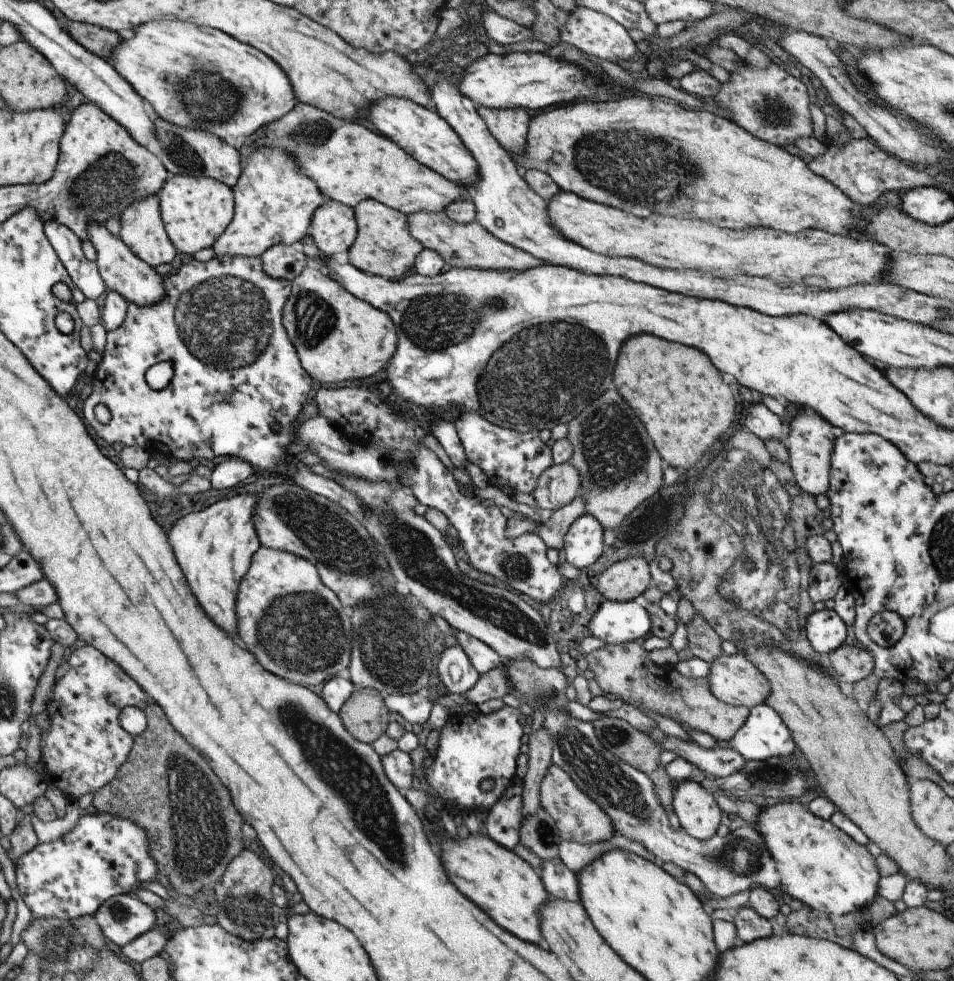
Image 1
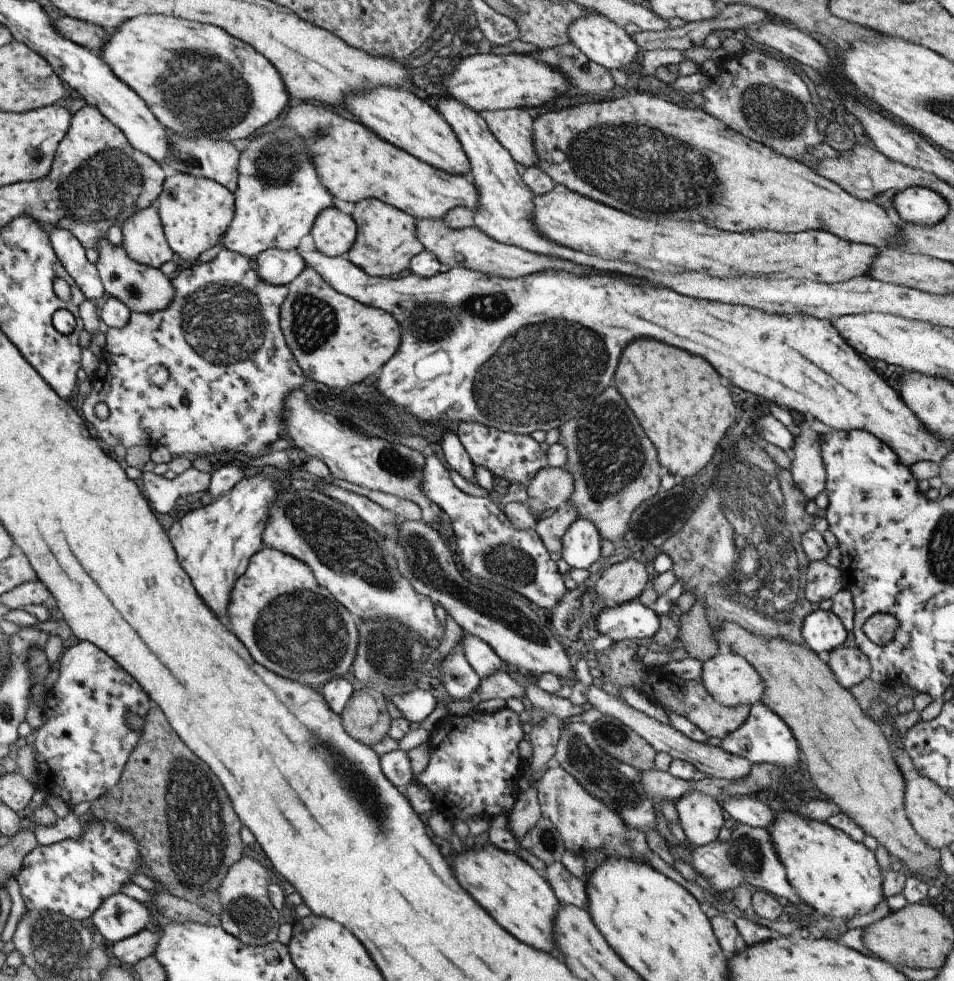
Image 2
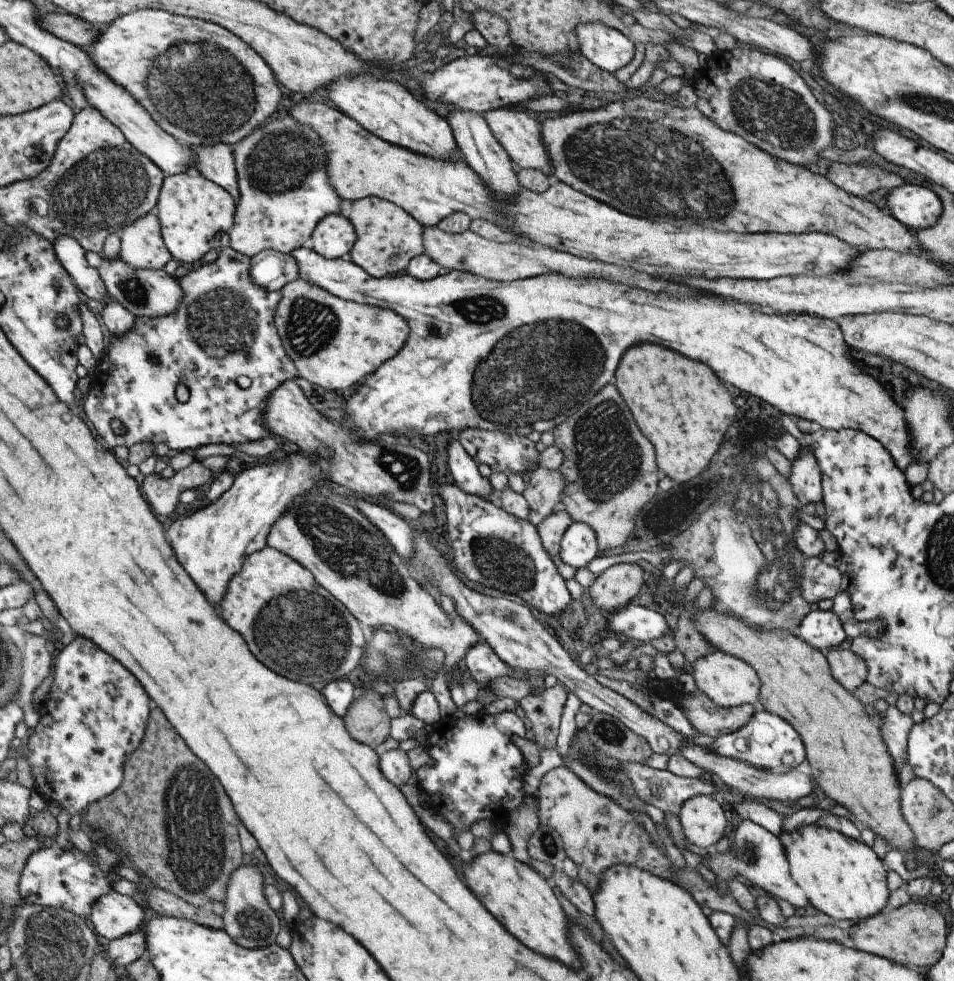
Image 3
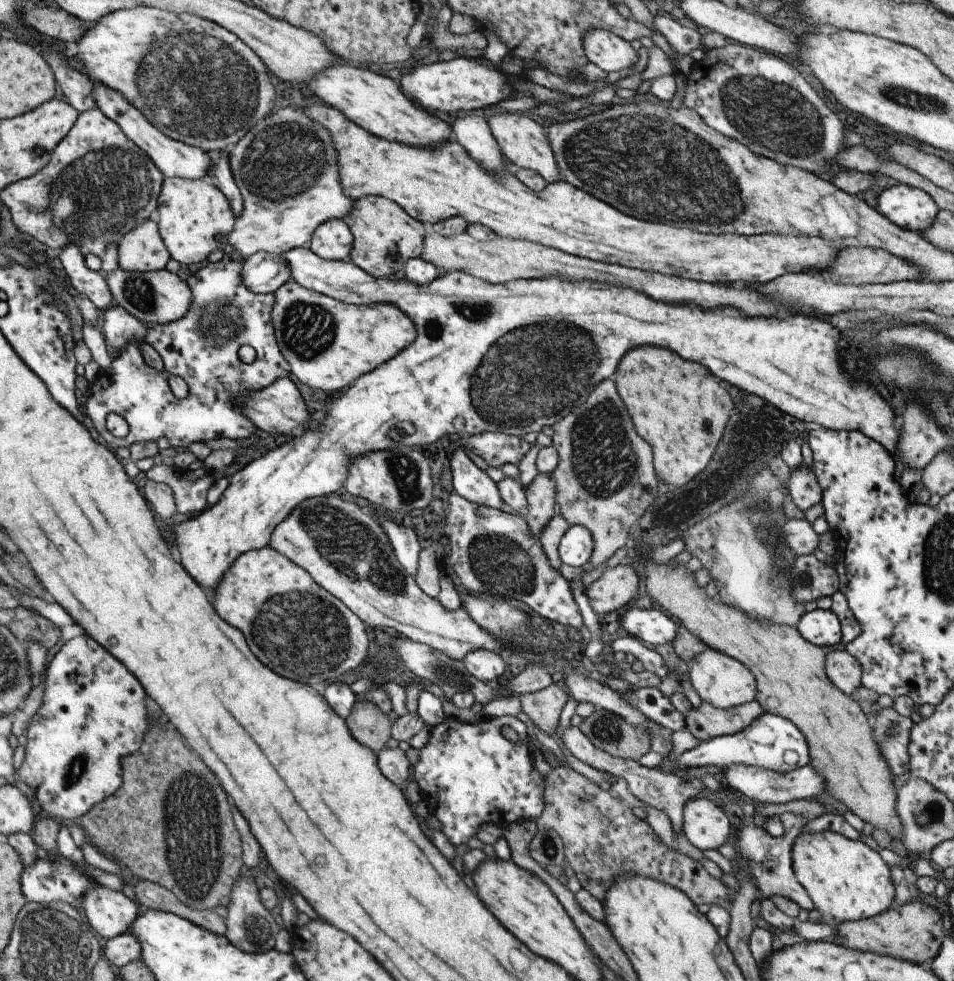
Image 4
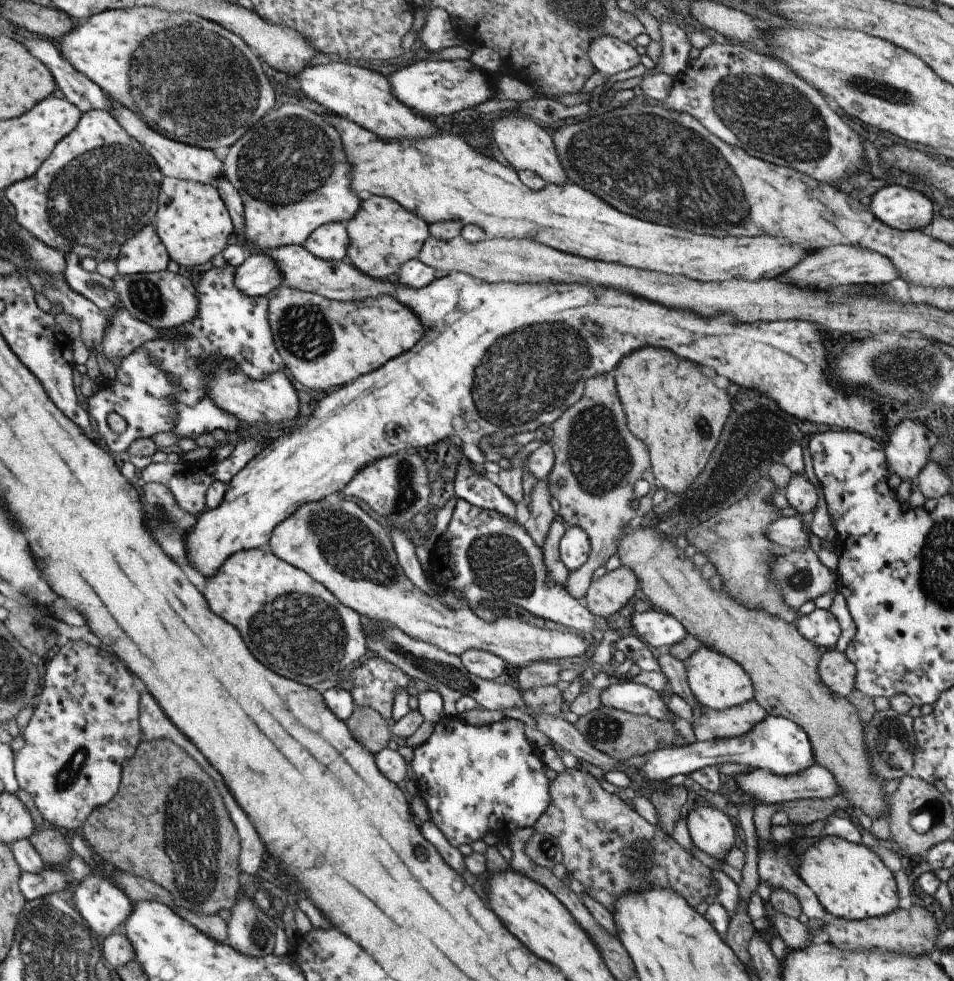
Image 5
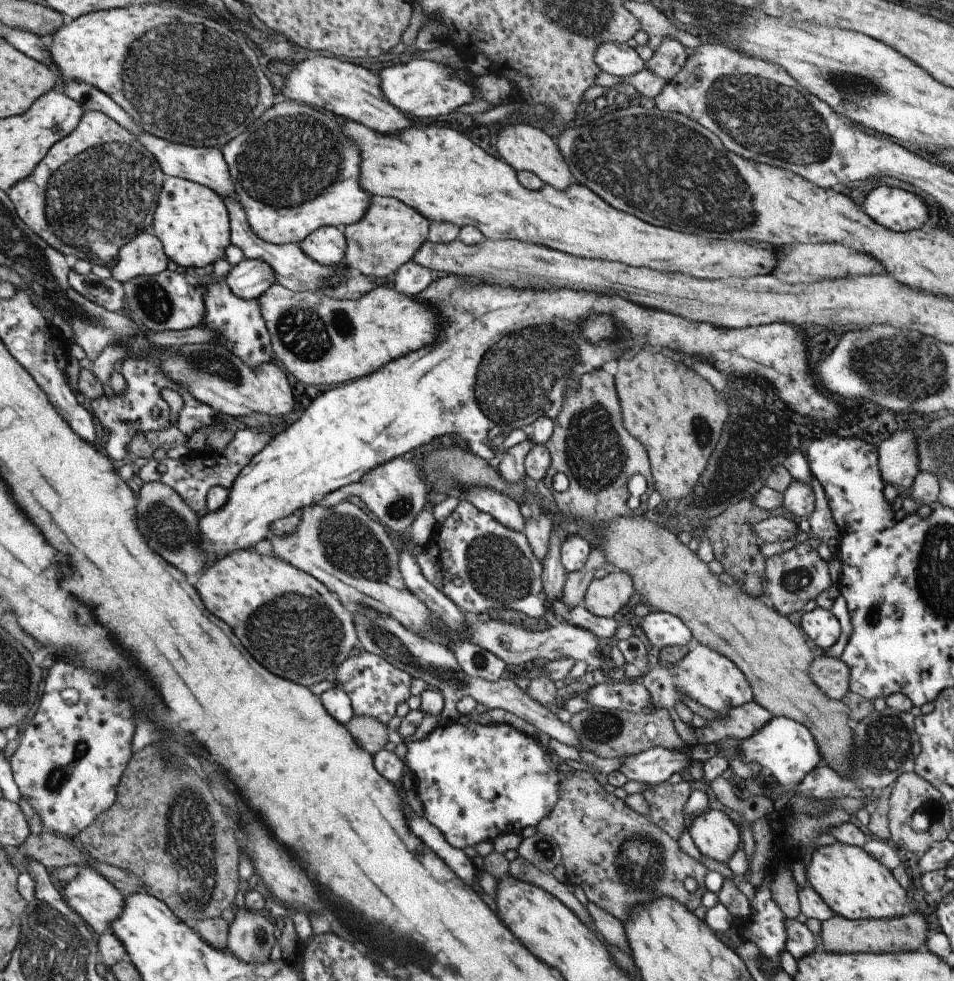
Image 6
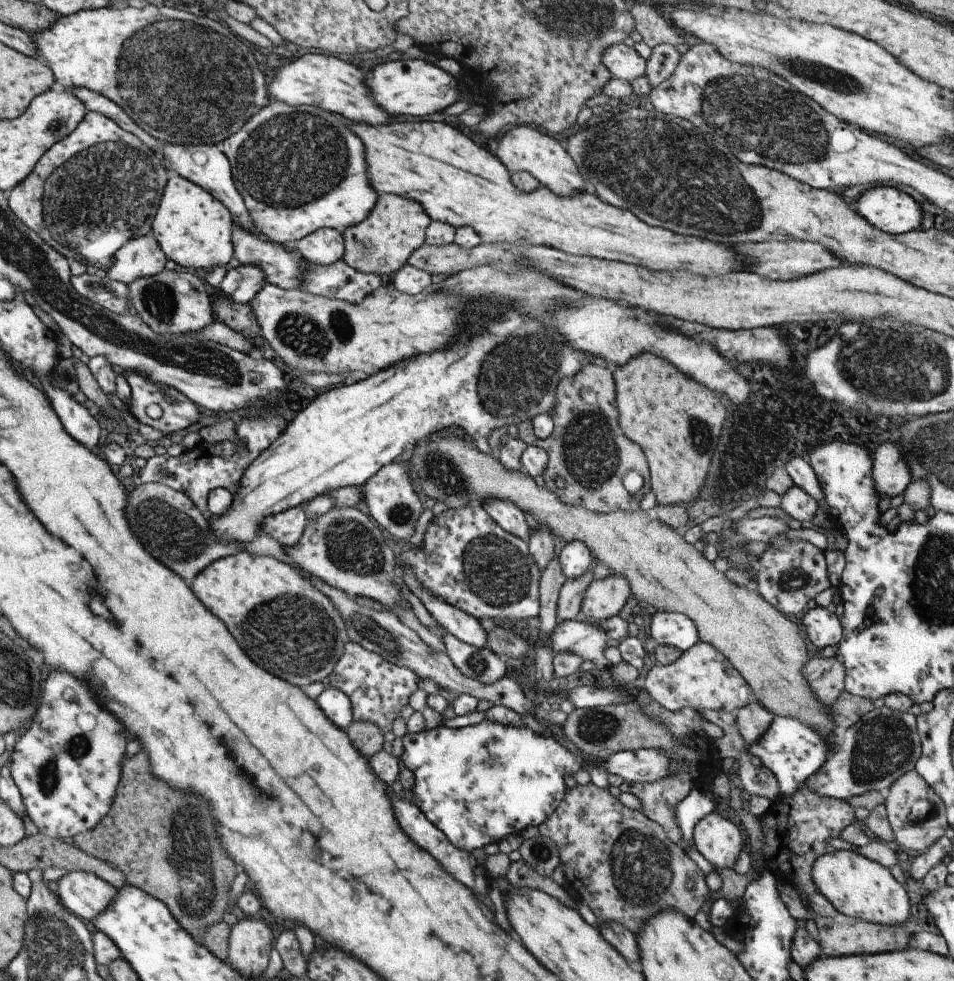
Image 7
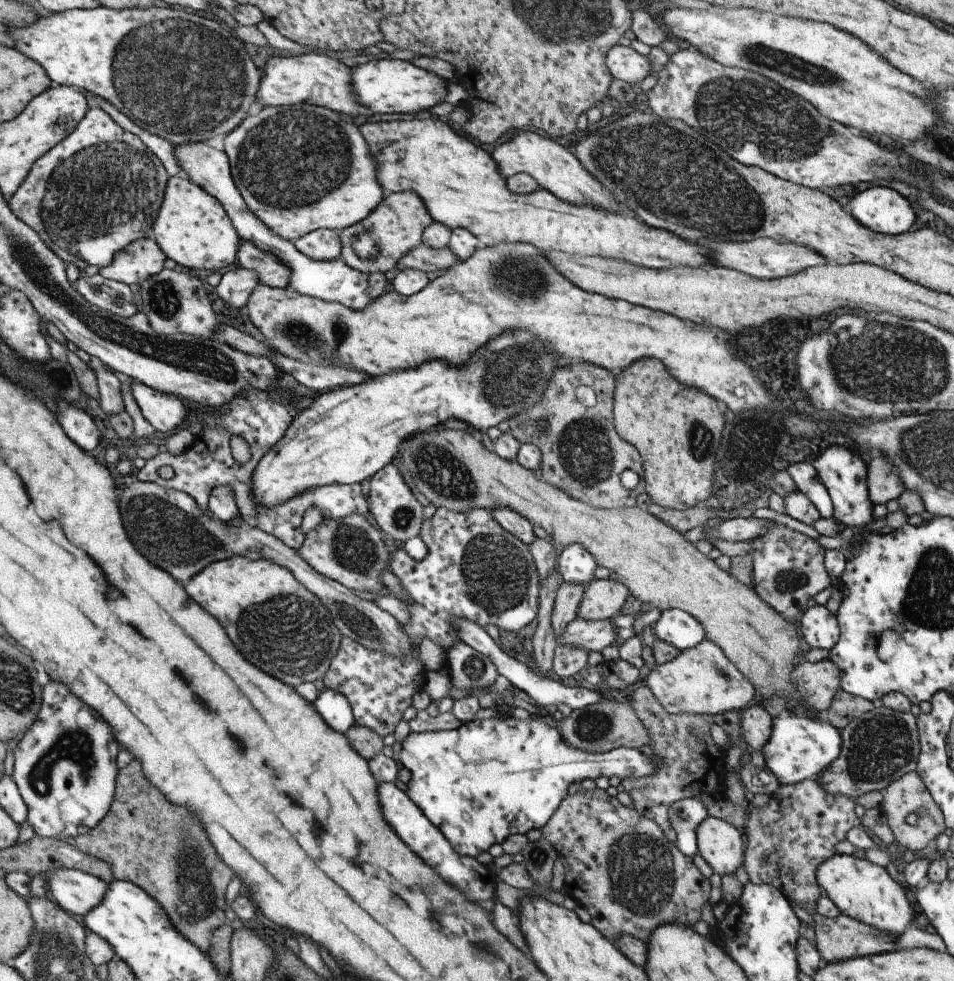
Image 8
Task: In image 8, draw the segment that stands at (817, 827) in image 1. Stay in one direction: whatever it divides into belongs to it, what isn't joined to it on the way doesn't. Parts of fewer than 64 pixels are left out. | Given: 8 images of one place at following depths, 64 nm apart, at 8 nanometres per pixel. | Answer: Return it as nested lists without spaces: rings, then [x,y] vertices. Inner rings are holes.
[[[834,853],[818,865],[816,878],[823,894],[834,902],[840,912],[897,938],[914,918],[906,891],[900,882],[895,882],[885,867],[870,862],[866,857]]]

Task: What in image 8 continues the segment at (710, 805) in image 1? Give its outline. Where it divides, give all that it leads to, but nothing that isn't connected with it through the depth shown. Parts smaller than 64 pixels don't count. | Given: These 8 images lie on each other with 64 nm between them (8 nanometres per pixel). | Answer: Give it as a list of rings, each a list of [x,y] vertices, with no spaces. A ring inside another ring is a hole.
[[[706,817],[697,828],[698,854],[712,867],[715,873],[722,875],[735,874],[744,861],[744,840],[742,831],[733,824],[716,817]]]

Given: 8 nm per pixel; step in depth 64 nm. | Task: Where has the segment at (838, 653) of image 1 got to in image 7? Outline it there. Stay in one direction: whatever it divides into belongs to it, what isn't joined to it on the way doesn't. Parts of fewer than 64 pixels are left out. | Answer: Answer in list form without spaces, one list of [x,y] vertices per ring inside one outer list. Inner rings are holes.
[[[813,657],[804,665],[802,674],[816,696],[828,708],[845,690],[845,666],[836,657]]]

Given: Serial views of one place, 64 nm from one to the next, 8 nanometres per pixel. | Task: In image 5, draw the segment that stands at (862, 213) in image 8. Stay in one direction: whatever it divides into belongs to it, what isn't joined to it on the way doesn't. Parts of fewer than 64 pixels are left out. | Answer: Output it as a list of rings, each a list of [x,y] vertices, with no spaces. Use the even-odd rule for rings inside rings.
[[[891,184],[872,196],[870,210],[892,228],[913,231],[922,230],[932,222],[934,203],[922,191]]]

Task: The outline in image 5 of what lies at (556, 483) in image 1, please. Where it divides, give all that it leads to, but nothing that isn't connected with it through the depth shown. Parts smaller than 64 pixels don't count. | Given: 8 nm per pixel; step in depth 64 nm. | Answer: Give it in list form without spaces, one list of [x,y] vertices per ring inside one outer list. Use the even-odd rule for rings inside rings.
[[[546,479],[537,480],[527,506],[530,517],[524,525],[527,533],[533,538],[535,545],[542,550],[550,525],[558,517],[555,500],[549,488],[549,482]]]

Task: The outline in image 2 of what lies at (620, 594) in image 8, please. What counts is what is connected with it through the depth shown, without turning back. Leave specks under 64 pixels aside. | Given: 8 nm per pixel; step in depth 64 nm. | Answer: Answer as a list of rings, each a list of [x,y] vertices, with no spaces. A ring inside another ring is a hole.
[[[624,559],[604,568],[595,582],[595,591],[598,598],[611,607],[636,600],[649,583],[645,563]]]

